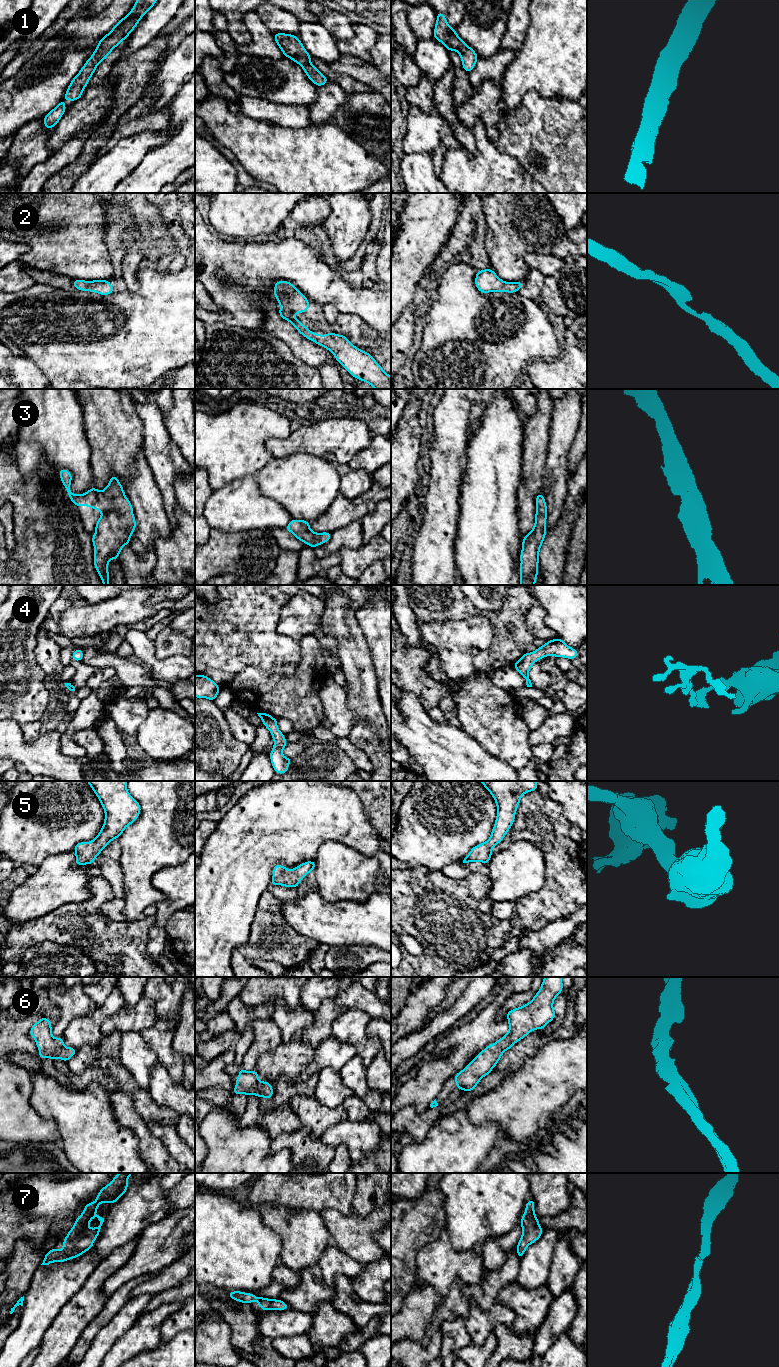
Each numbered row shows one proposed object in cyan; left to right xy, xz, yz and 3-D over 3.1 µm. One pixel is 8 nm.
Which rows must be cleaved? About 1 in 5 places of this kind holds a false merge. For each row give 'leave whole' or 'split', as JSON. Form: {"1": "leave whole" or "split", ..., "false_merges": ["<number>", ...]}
{"1": "leave whole", "2": "leave whole", "3": "leave whole", "4": "leave whole", "5": "leave whole", "6": "leave whole", "7": "leave whole", "false_merges": []}

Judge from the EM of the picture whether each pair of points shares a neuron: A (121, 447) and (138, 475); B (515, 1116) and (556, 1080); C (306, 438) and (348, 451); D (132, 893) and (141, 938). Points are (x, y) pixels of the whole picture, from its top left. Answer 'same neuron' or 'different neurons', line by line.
A: different neurons
B: same neuron
C: same neuron
D: different neurons

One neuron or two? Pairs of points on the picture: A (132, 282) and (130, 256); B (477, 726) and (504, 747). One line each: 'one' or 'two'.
A: one
B: one

